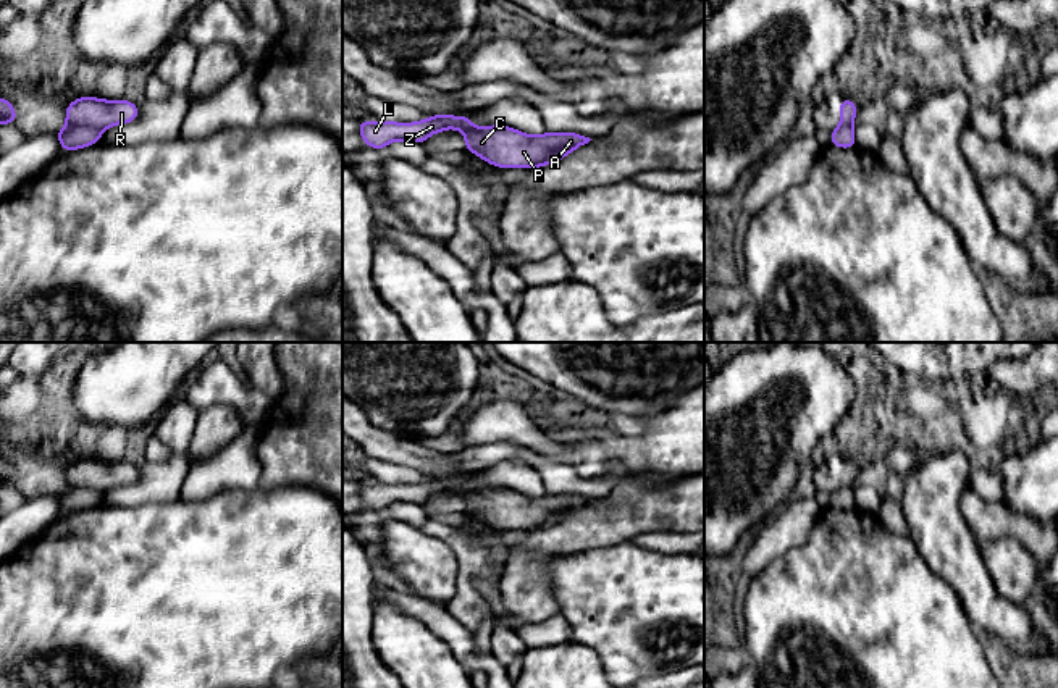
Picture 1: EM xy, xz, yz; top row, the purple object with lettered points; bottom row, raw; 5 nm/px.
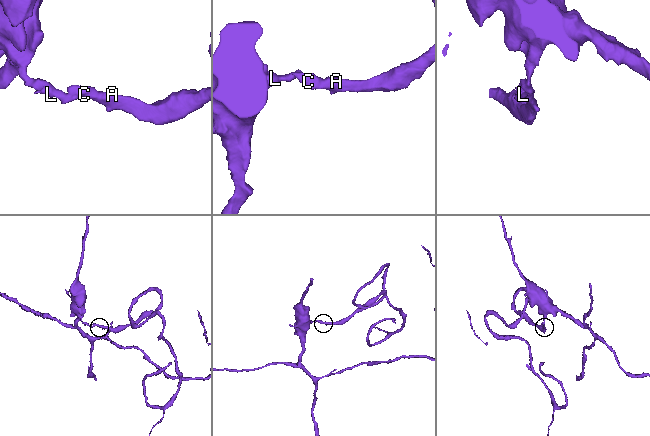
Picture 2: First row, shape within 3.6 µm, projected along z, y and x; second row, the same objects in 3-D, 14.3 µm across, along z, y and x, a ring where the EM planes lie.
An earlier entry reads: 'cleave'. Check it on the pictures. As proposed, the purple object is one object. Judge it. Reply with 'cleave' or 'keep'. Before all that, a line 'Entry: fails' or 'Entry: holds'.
Entry: holds
cleave

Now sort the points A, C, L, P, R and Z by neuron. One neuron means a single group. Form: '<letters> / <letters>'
A C P R / L Z

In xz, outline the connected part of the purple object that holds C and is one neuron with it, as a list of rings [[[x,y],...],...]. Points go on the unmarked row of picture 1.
[[[456,478],[451,491],[464,494],[465,512],[498,530],[539,530],[565,520],[591,501],[578,494],[528,497],[506,486],[472,488],[472,480]]]

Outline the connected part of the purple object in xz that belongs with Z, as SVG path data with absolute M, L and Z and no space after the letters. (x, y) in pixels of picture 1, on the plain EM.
M451 475L426 478L423 483L412 485L384 485L384 483L357 483L359 494L370 510L384 512L394 502L418 504L435 496L449 491L454 485Z

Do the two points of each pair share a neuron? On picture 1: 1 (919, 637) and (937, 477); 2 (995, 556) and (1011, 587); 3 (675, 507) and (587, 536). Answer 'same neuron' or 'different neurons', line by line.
1: different neurons
2: same neuron
3: same neuron

